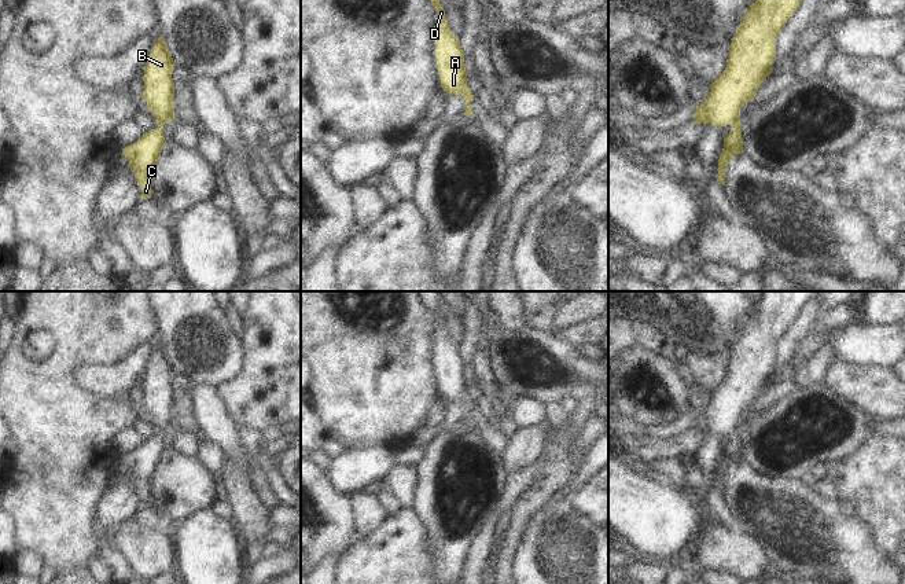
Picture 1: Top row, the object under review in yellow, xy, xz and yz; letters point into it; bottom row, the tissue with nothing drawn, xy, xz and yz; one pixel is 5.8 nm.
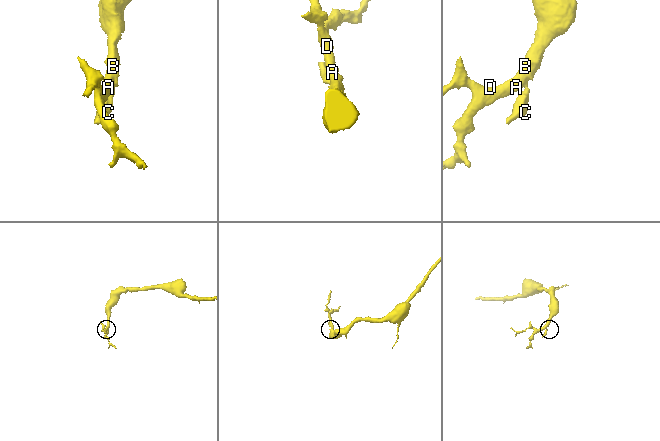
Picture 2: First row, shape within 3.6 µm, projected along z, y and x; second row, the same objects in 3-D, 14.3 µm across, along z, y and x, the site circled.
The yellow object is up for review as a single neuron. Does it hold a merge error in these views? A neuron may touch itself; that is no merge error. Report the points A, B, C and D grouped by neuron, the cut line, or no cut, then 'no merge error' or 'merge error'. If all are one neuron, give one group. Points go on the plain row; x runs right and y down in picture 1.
groups A B D / C; cut yz (739, 428), (732, 433); merge error

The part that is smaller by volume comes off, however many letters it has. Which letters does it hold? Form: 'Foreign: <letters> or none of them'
Foreign: C

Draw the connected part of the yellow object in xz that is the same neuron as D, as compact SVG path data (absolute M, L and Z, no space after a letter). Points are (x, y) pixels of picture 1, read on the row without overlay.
M445 291L420 293L430 305L434 316L438 319L438 345L434 352L441 396L449 403L461 403L467 411L467 416L472 419L471 409L474 408L474 403L467 394L468 386L459 344L455 344L449 337L445 317L439 312L439 304L446 301Z

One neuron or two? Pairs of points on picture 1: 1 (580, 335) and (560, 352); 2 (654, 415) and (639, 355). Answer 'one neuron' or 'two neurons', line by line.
1: two neurons
2: one neuron

